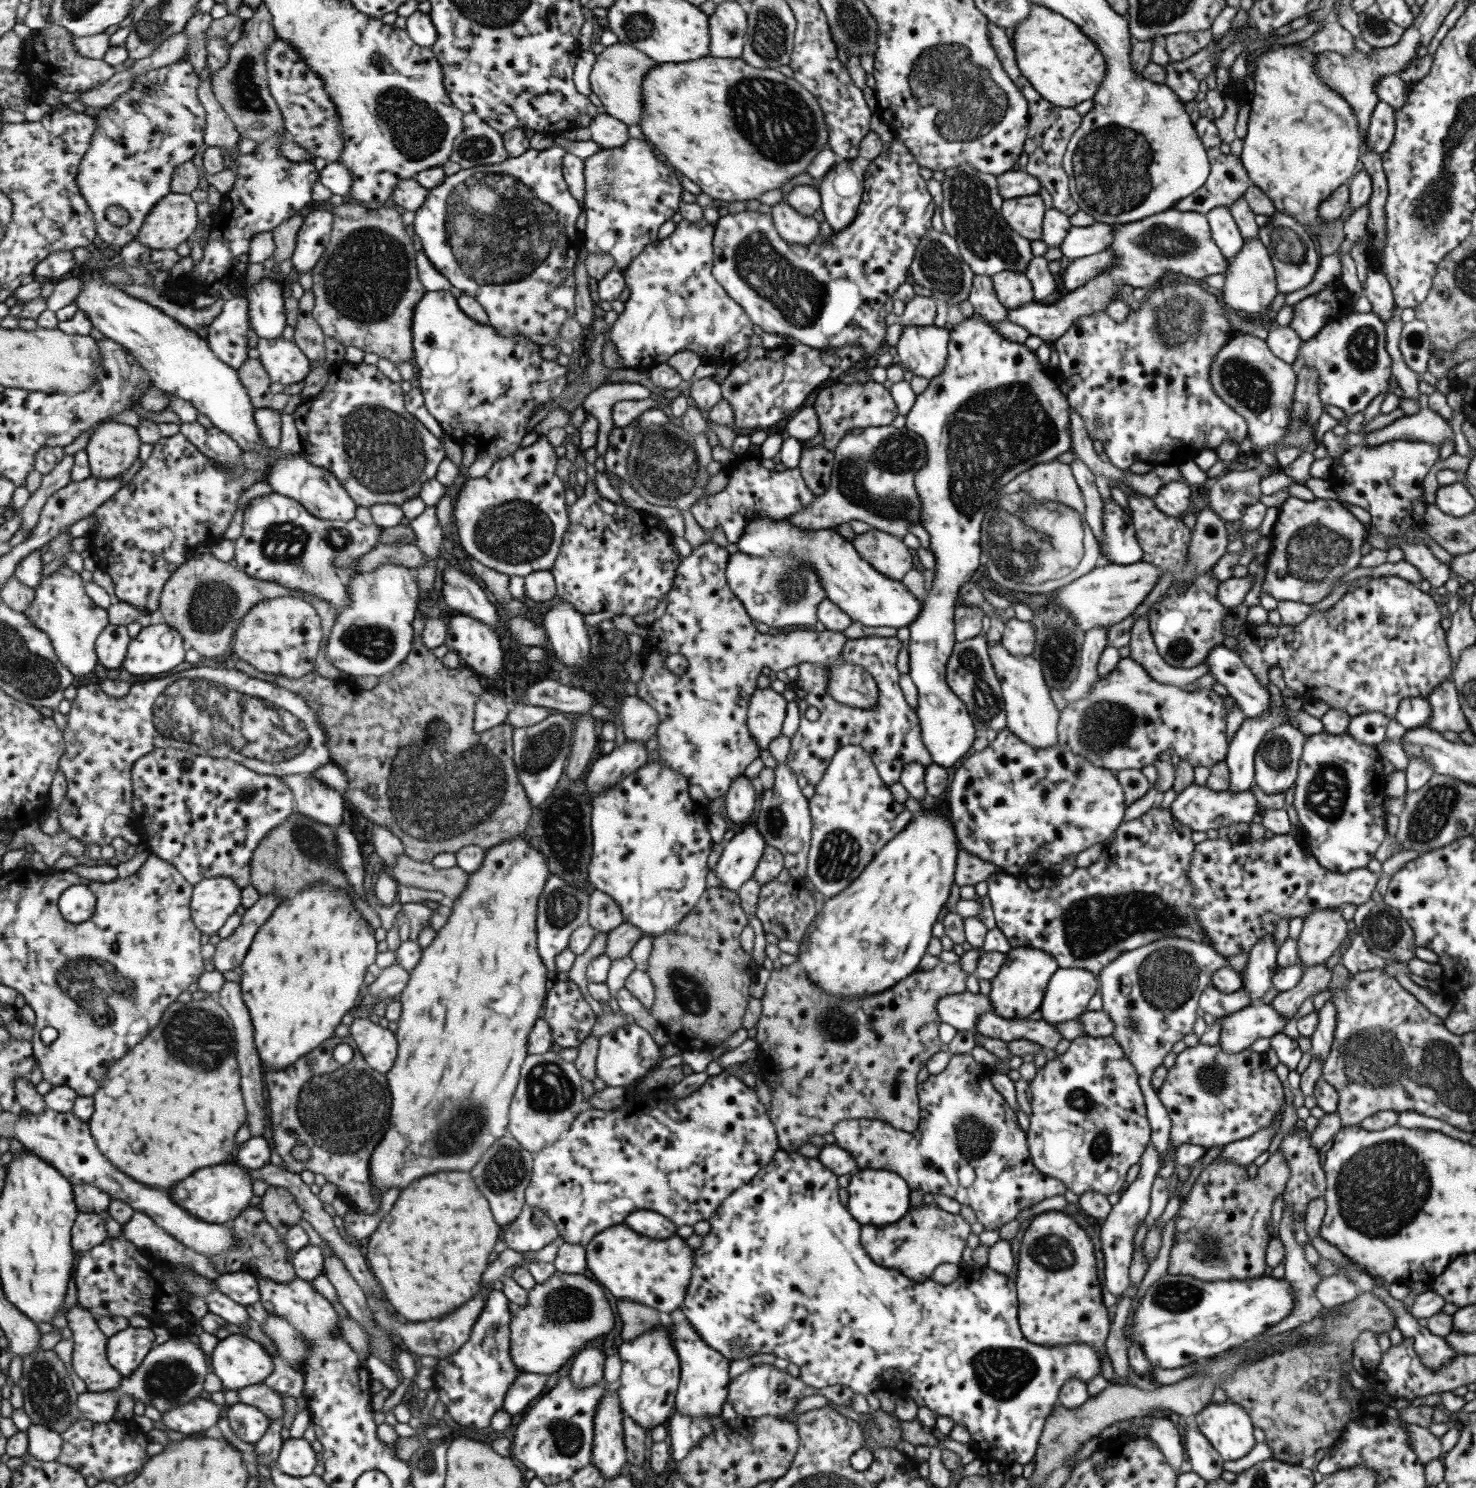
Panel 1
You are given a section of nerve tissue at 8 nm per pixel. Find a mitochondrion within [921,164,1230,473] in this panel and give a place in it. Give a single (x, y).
(975, 220)

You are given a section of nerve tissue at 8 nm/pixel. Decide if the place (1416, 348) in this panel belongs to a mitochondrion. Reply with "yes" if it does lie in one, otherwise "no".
no

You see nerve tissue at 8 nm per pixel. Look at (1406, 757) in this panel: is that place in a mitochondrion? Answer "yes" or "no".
no

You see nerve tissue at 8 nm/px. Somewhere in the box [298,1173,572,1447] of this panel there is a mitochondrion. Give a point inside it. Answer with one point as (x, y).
(537, 1221)

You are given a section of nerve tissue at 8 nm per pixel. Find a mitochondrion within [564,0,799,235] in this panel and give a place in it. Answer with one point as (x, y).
(769, 35)

